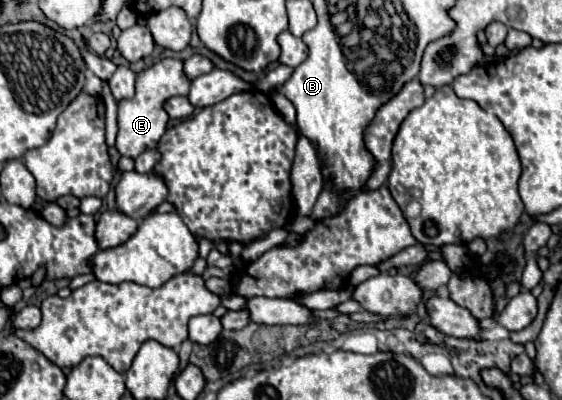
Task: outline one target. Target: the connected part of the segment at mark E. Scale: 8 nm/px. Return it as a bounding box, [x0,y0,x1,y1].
[116,59,190,159]

